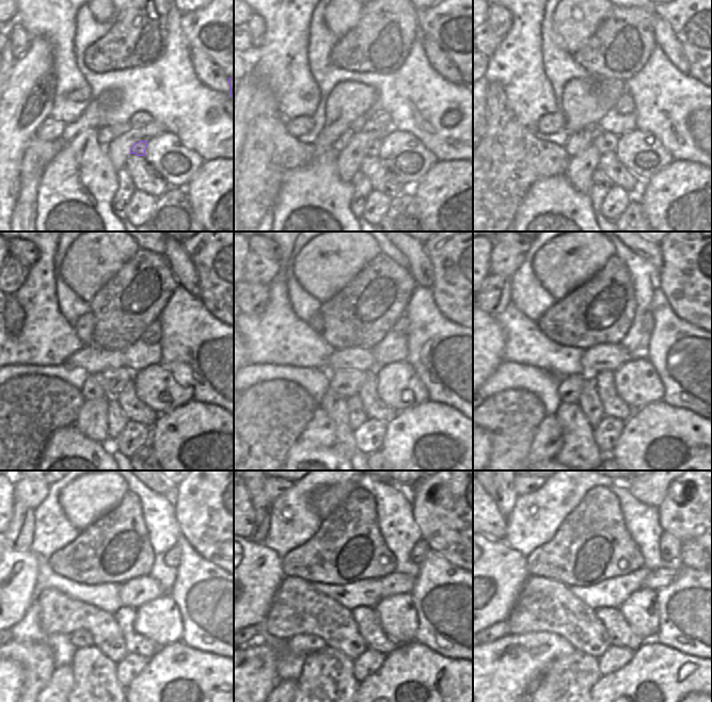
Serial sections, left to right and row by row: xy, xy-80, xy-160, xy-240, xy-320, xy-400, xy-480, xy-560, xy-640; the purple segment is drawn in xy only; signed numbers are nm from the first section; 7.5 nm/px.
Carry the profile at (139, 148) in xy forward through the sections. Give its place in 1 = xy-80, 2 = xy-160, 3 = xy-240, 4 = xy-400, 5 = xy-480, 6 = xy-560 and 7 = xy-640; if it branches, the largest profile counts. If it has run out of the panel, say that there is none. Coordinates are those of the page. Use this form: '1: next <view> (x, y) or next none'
1: next xy-80 (373, 148)
2: next xy-160 (604, 142)
3: next xy-240 (112, 380)
4: next xy-400 (570, 386)
5: next xy-480 (81, 638)
6: next xy-560 (304, 643)
7: next xy-640 (494, 675)

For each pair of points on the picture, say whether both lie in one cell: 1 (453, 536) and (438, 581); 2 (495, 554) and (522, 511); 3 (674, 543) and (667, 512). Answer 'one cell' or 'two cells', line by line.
1: two cells
2: two cells
3: two cells

